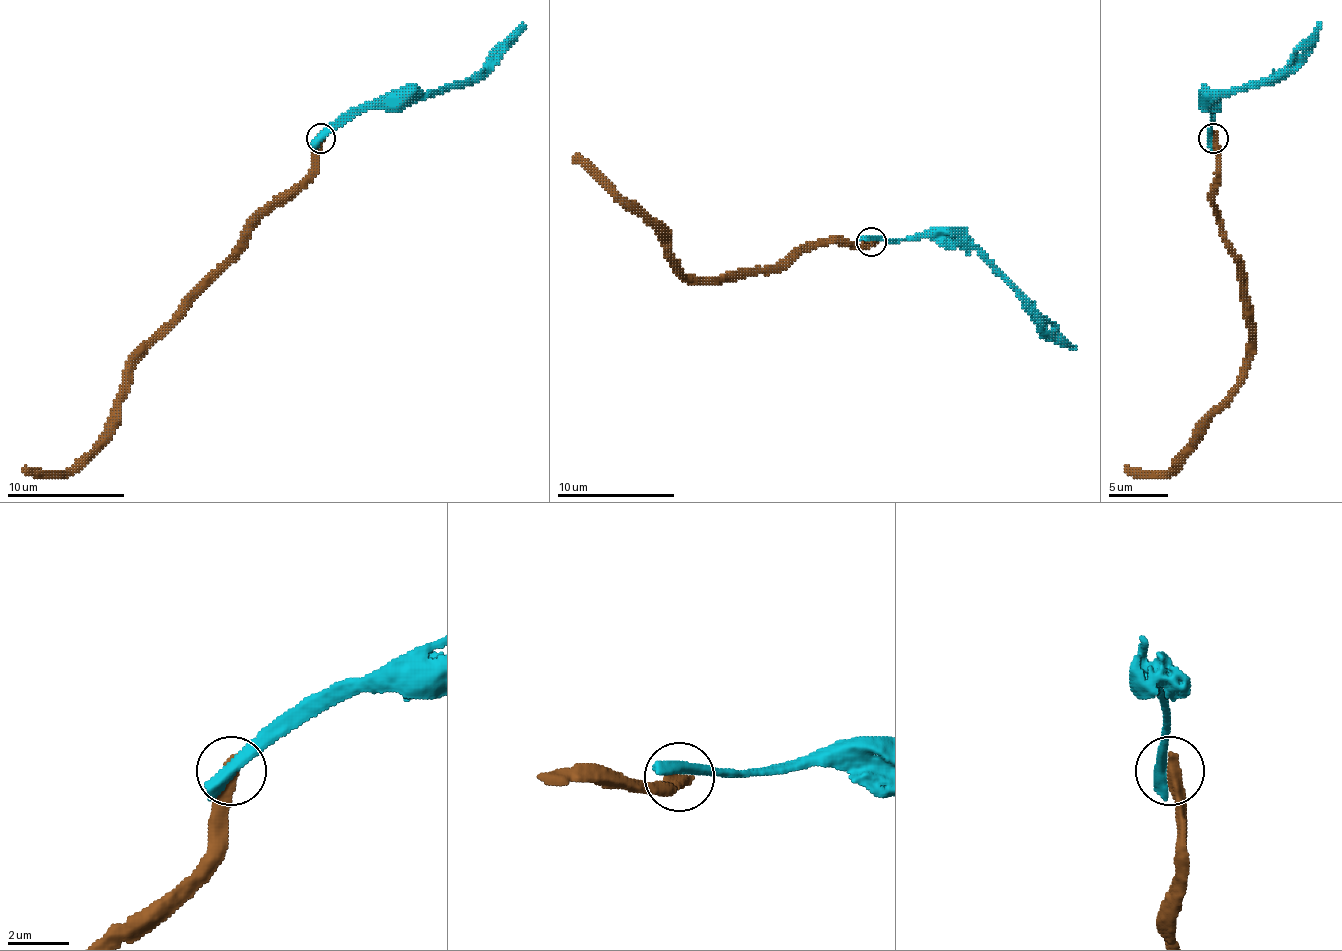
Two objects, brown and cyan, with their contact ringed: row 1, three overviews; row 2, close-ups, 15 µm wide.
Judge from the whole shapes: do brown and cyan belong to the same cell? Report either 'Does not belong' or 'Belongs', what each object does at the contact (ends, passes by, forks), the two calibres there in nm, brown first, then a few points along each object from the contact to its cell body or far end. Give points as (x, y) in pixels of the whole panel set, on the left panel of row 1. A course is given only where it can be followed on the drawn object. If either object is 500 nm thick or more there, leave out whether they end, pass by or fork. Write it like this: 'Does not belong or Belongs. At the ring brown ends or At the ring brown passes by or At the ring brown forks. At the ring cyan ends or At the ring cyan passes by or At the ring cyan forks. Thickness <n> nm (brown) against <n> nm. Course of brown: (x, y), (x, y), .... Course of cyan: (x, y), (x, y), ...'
Does not belong. Thickness 480 nm (brown) against 500 nm. Course of brown: (321, 137), (318, 164), (259, 220), (247, 247), (138, 362), (120, 412), (108, 433), (64, 471), (23, 468). Course of cyan: (321, 137), (368, 108), (422, 99), (466, 84), (522, 22)

